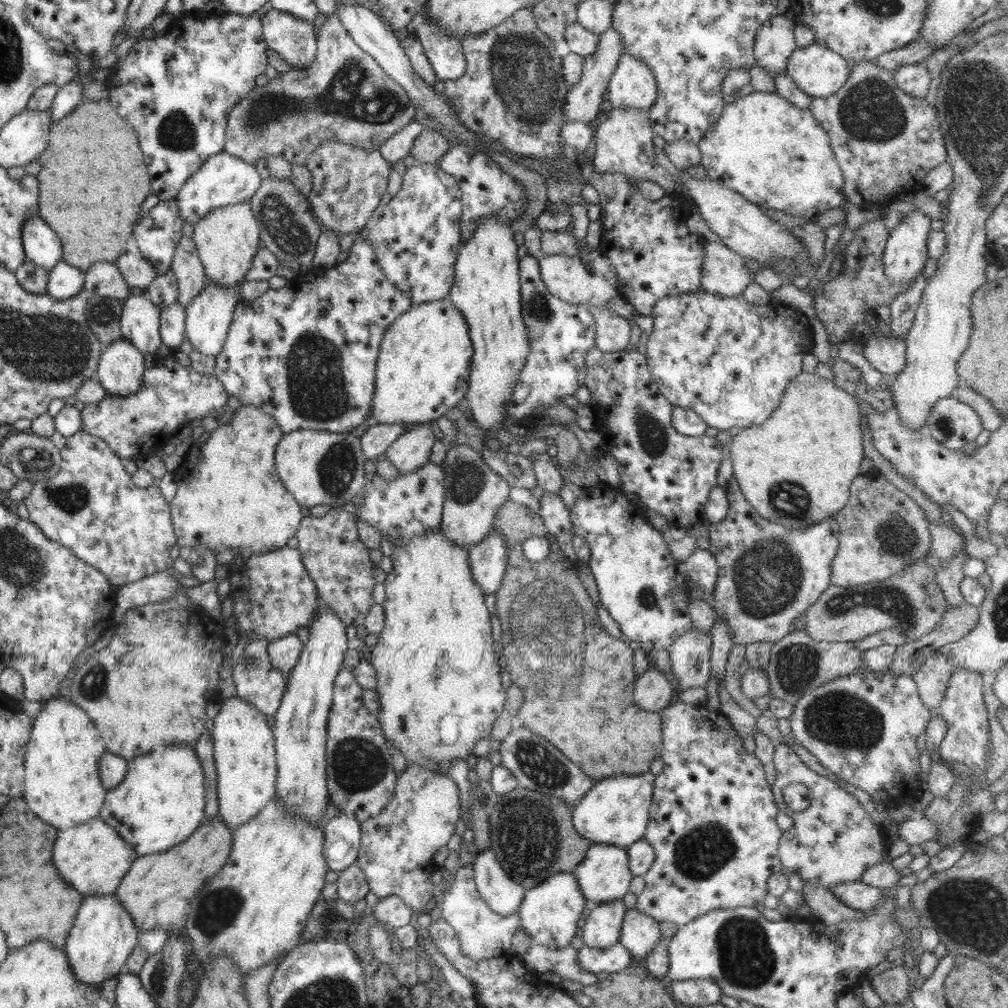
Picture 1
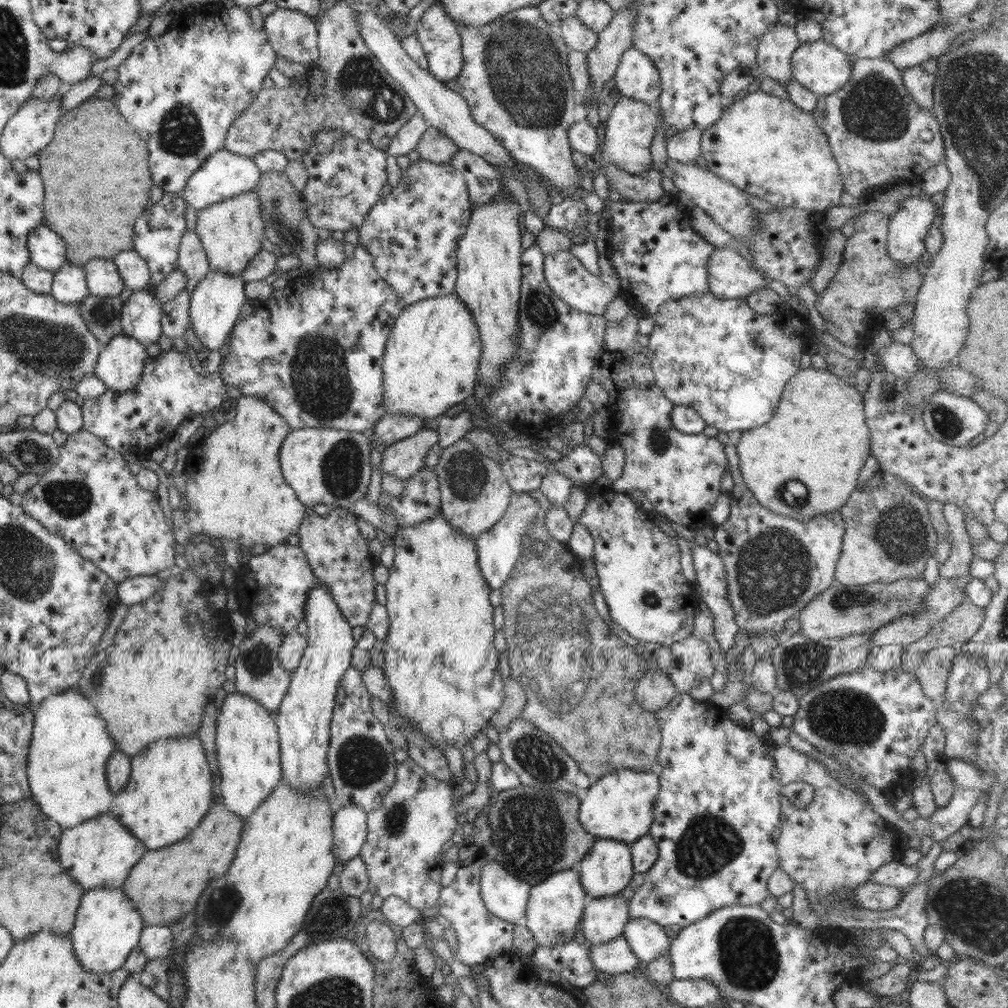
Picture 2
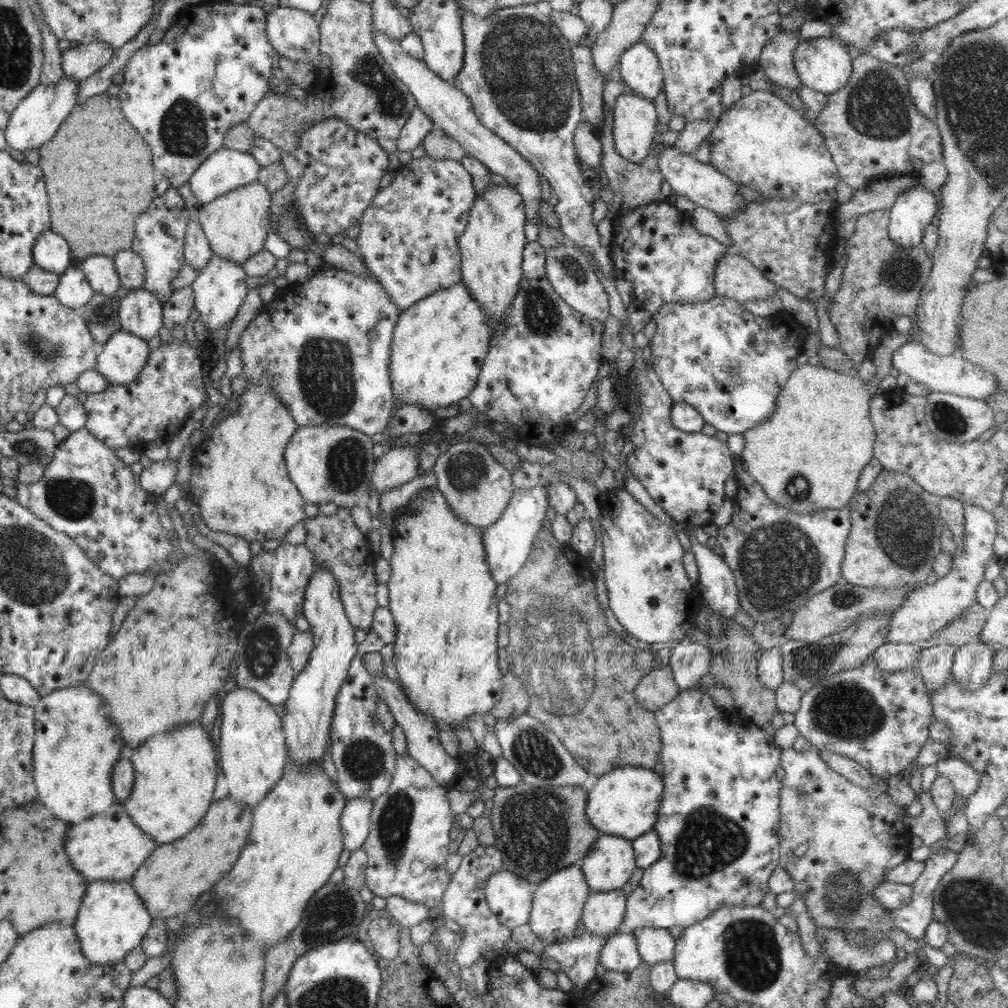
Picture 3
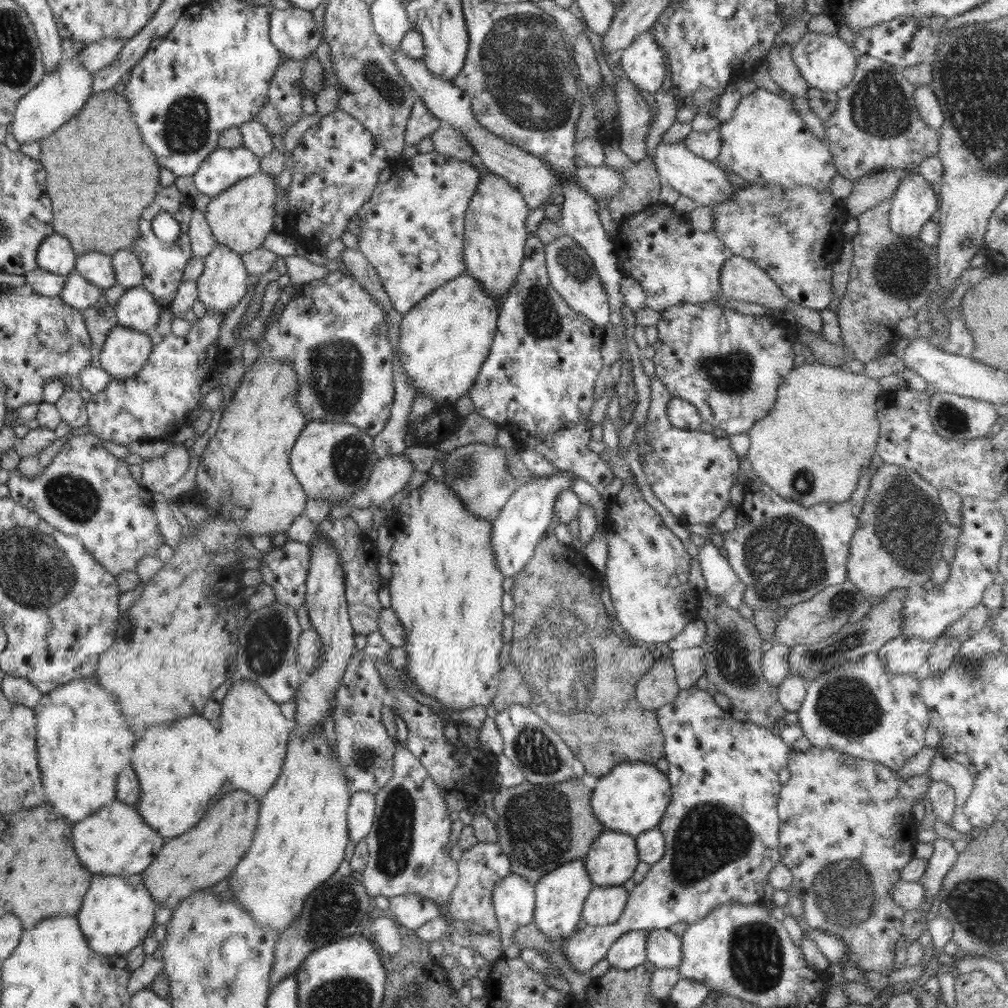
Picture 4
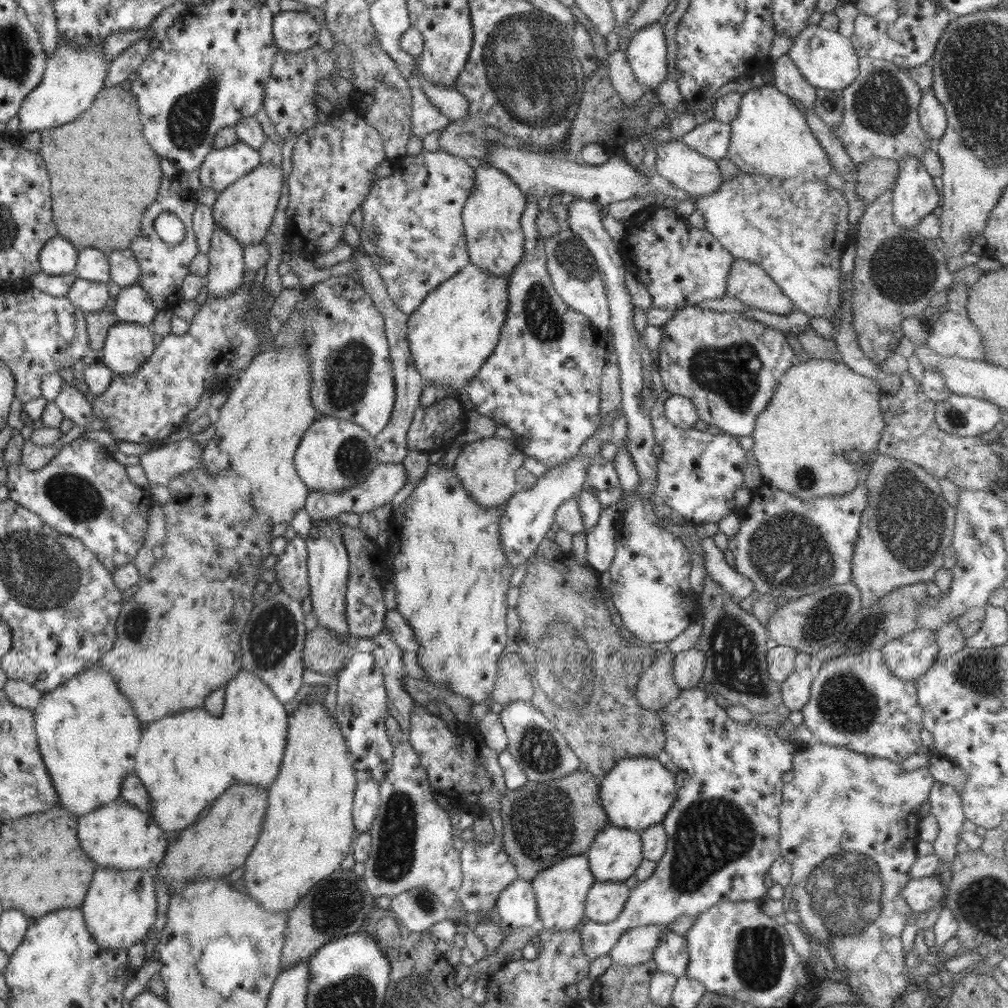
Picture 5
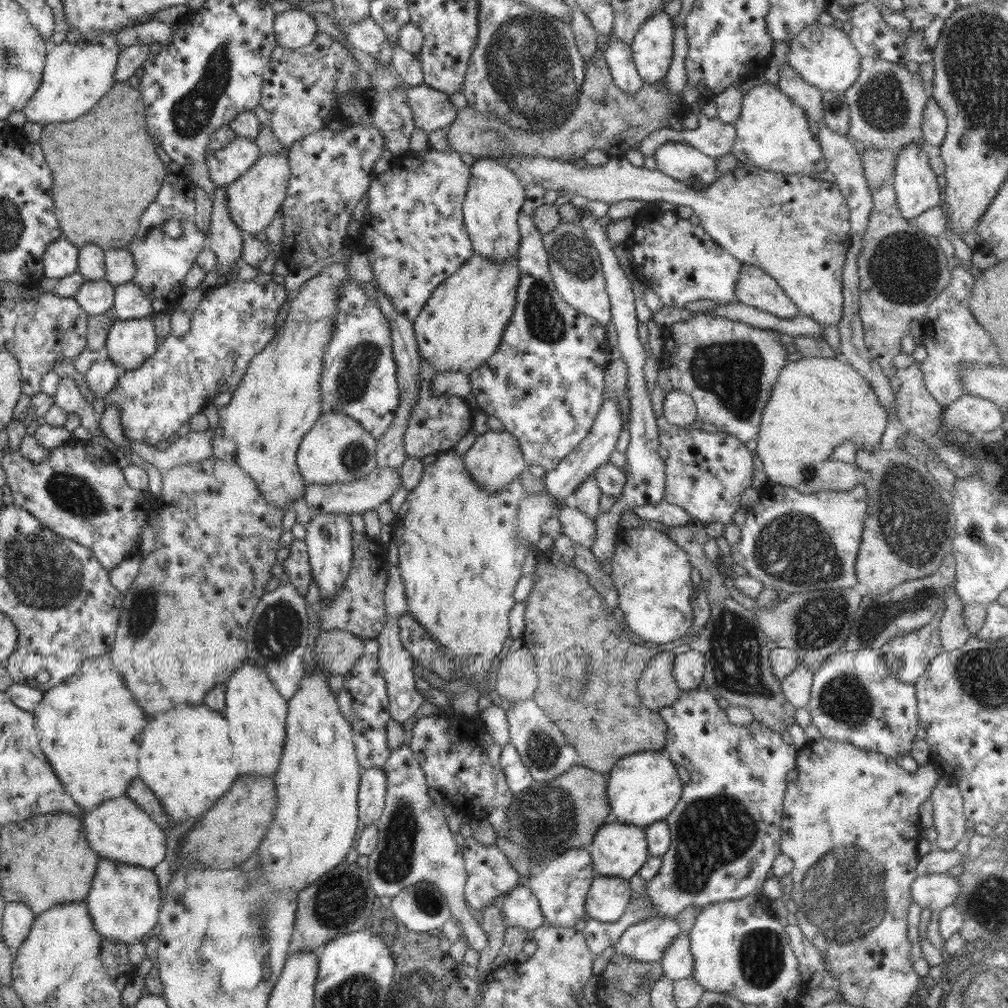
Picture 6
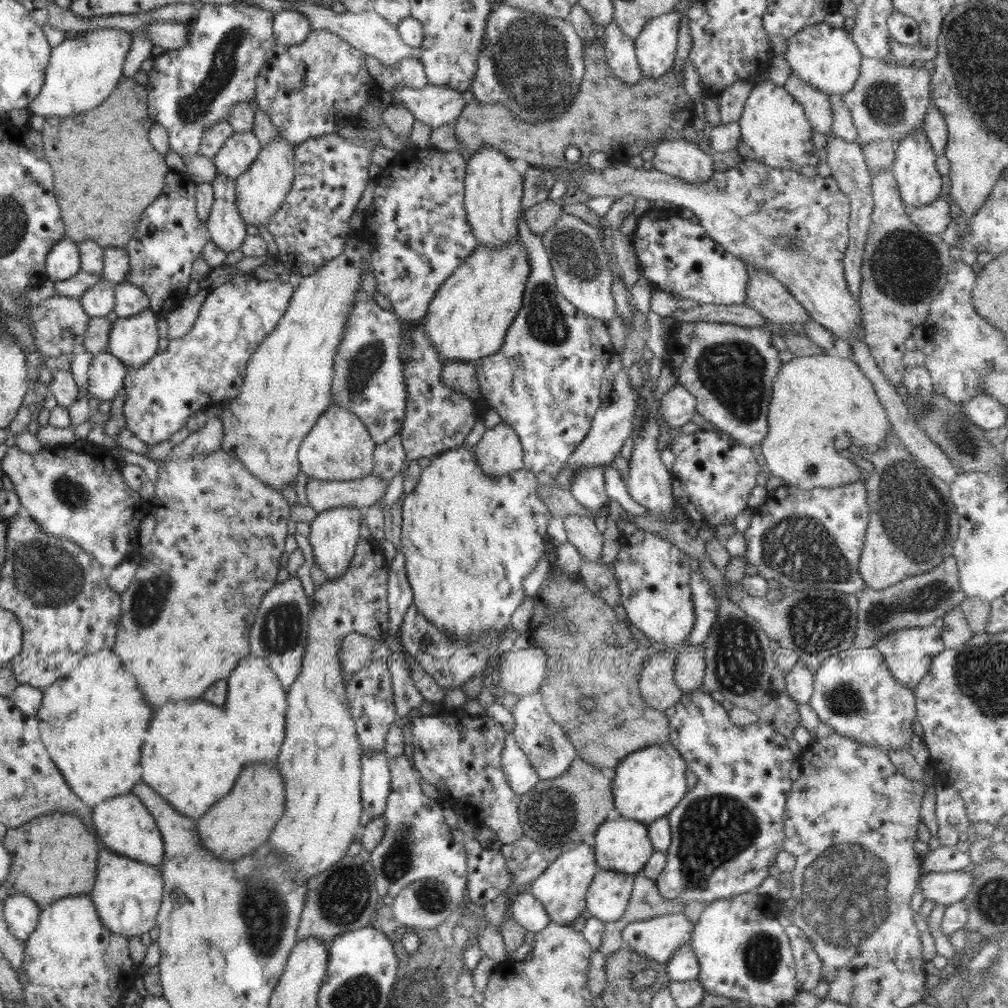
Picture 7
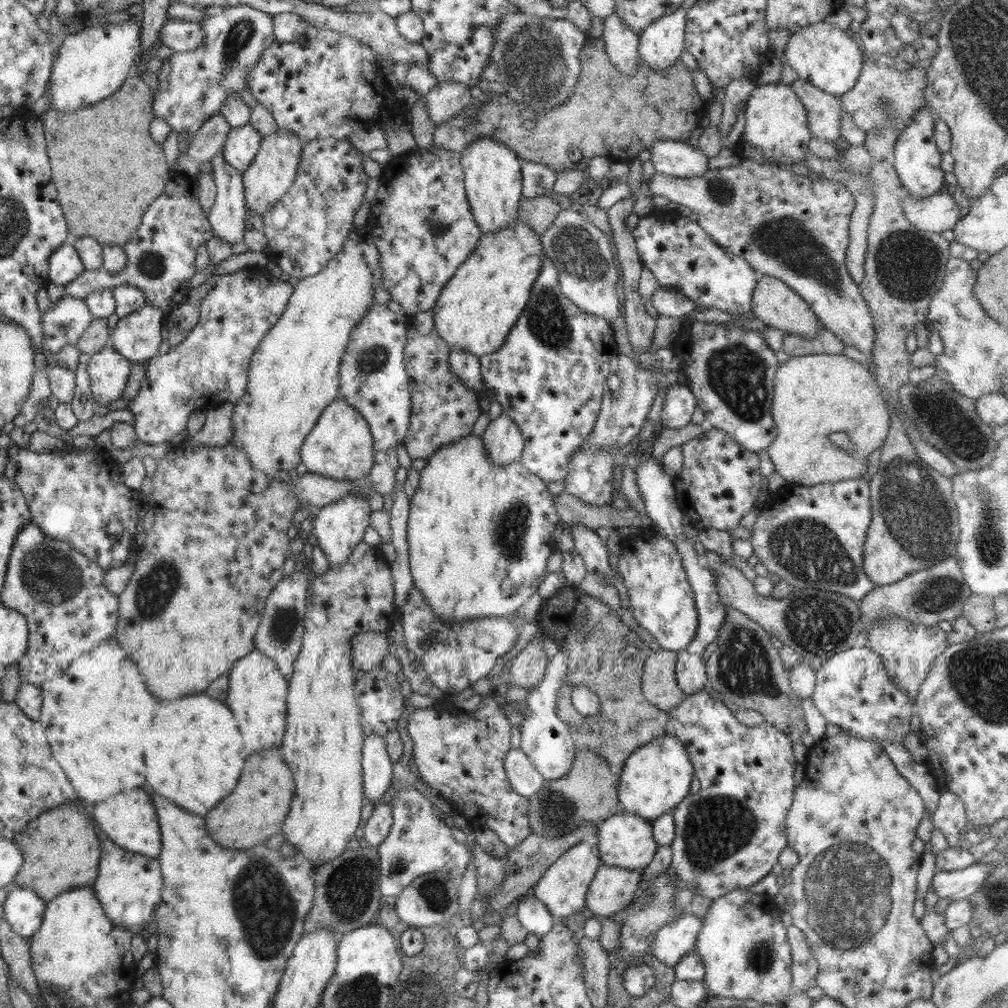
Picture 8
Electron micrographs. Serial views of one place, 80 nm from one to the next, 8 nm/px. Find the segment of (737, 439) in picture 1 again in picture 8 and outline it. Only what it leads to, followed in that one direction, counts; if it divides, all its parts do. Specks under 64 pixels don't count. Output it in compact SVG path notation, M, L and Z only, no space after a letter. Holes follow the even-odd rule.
M814 352L790 357L777 368L773 394L771 415L777 431L775 439L767 448L767 453L775 471L785 478L788 484L814 486L870 475L872 469L867 464L868 456L883 445L889 431L891 416L878 386L877 377L866 365L844 354ZM832 432L846 432L851 440L850 446L843 449L836 447L828 439Z

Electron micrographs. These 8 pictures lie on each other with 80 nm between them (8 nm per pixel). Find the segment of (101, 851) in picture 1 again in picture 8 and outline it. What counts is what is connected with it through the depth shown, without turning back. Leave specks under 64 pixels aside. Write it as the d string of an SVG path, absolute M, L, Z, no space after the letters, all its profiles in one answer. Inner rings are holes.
M137 787L130 793L118 794L95 804L92 807L92 817L98 831L104 832L116 846L128 852L158 859L161 853L161 832L152 794L150 789Z

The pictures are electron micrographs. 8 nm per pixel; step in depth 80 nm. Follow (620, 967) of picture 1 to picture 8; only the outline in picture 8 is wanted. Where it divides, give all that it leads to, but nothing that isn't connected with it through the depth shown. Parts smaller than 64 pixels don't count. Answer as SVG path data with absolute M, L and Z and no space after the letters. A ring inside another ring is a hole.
M688 911L670 923L662 925L651 938L651 954L654 955L660 962L667 964L668 966L673 966L680 960L680 958L685 957L687 952L694 950L696 948L697 936L703 925L703 919L696 917L692 911Z

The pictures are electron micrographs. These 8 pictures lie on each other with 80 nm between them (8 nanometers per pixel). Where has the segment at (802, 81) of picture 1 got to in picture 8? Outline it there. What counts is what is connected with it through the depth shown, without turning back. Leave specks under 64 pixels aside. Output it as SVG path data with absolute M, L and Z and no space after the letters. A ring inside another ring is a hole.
M826 20L806 25L792 33L783 56L800 79L839 97L856 84L864 58L861 47L852 39L852 32Z

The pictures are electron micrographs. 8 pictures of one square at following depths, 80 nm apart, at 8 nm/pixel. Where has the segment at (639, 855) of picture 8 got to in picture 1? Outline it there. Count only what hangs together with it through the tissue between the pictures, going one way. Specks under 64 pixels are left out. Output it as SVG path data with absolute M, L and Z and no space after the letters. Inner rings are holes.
M592 843L584 858L572 870L579 888L590 905L605 904L622 899L628 892L633 875L629 869L627 849L613 844Z

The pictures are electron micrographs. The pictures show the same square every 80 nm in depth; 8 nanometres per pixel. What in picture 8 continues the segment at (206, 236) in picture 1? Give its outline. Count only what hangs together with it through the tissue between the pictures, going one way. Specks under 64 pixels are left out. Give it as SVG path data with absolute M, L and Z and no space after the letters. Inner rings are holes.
M276 130L276 133L262 139L254 161L243 172L246 208L262 216L273 204L279 202L282 196L286 195L296 179L302 158L302 147L300 139L290 131L283 133Z

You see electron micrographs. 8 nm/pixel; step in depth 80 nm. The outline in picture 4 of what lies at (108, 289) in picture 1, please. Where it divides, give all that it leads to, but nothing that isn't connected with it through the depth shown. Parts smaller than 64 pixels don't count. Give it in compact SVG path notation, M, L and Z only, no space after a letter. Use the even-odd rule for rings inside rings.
M91 251L80 255L76 260L74 270L104 292L117 282L111 257L100 252Z

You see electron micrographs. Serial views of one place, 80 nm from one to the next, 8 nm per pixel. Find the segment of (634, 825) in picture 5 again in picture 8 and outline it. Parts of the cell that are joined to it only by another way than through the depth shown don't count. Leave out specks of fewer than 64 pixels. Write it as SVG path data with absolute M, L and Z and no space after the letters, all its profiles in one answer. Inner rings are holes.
M666 734L666 737L658 737L649 744L638 748L628 755L626 762L618 768L619 783L617 793L623 810L628 814L636 814L650 821L671 812L674 807L690 792L690 782L695 774L692 763L688 758L686 749L676 737Z

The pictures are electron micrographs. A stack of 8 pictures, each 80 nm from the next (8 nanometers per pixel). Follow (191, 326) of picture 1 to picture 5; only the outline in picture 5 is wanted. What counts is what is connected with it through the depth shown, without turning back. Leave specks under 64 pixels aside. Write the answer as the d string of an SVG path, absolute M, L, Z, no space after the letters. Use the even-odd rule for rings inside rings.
M215 224L207 254L210 267L205 279L209 295L229 296L243 286L243 246L219 224Z

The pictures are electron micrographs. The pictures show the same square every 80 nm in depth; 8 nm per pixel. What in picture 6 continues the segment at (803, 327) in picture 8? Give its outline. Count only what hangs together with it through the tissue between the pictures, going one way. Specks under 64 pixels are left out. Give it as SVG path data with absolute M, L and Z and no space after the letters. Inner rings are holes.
M743 264L735 284L737 302L757 308L780 318L792 318L798 307L768 273Z

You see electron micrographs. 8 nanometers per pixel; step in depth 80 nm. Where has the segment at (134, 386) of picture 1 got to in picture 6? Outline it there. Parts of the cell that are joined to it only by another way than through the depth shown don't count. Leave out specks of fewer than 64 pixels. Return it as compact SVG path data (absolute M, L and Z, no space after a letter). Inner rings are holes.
M150 316L138 320L115 319L107 332L107 341L103 355L116 364L122 370L134 370L141 368L142 363L149 359L157 349L156 333Z

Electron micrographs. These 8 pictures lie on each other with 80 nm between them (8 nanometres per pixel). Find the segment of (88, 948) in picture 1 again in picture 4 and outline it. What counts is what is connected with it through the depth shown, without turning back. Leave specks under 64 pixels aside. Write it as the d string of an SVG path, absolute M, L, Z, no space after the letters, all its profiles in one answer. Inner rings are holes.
M94 874L77 919L88 946L94 952L109 958L125 957L132 948L142 944L148 934L157 930L154 912L156 903L147 888L143 886L142 874L130 877Z

